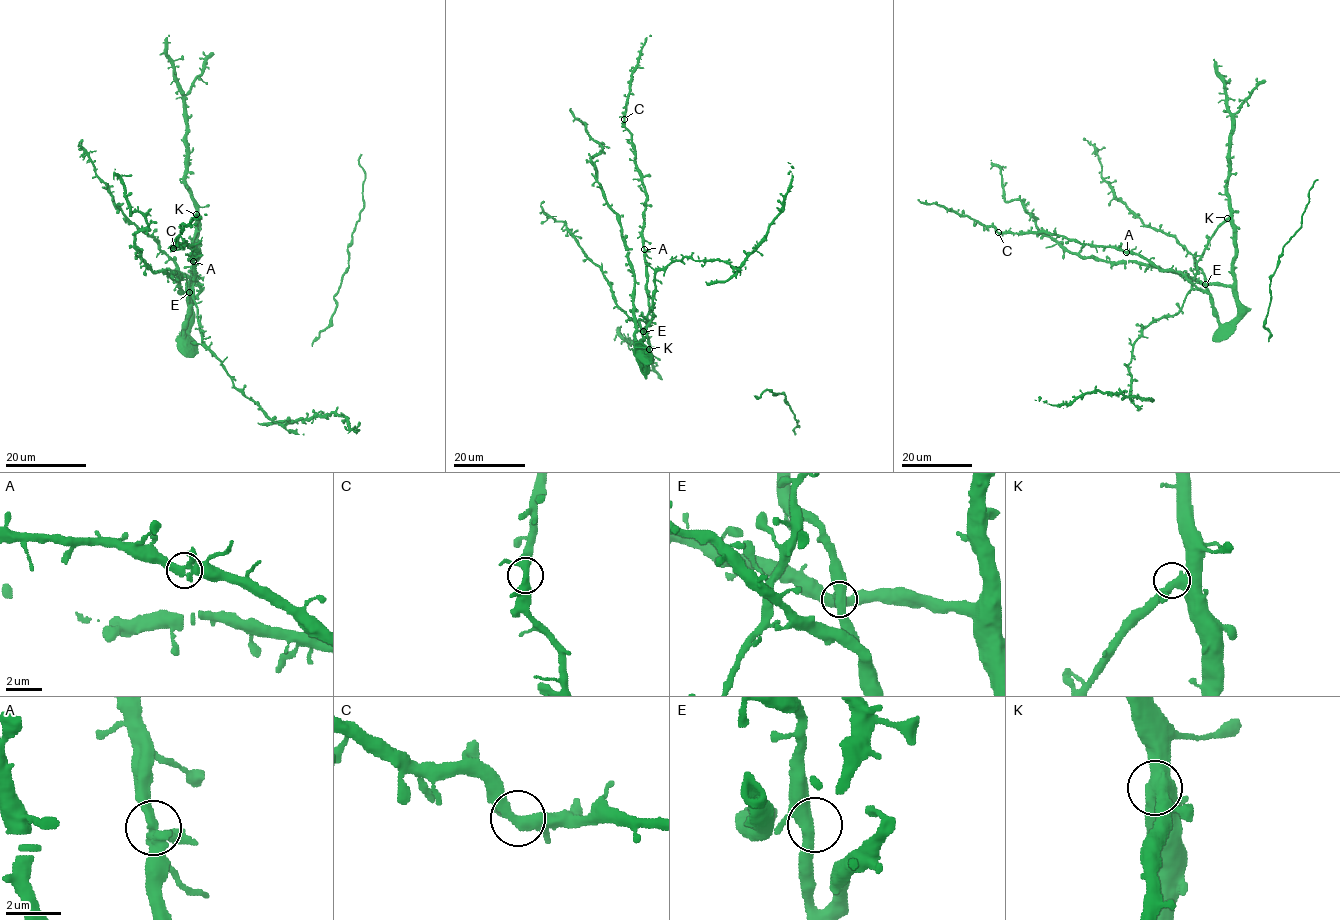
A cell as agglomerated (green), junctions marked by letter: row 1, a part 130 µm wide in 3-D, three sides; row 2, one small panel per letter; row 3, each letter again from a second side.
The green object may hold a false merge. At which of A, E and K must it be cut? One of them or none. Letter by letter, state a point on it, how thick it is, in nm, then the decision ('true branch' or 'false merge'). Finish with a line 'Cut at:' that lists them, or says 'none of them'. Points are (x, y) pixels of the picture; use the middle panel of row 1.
A: place (644, 249); calibre 360 nm; true branch
E: place (643, 331); calibre 360 nm; true branch
K: place (649, 349); calibre 400 nm; true branch
Cut at: none of them

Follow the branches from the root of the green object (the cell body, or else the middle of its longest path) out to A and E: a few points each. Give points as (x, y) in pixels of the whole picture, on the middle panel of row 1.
A: (650, 357), (642, 356), (635, 335), (639, 330), (645, 336), (653, 317), (644, 249)
E: (650, 357), (645, 360), (637, 348), (635, 334), (643, 331)

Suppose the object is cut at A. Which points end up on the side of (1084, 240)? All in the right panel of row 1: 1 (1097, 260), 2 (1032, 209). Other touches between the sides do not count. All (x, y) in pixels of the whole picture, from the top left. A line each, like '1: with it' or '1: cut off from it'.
1: cut off from it
2: cut off from it

